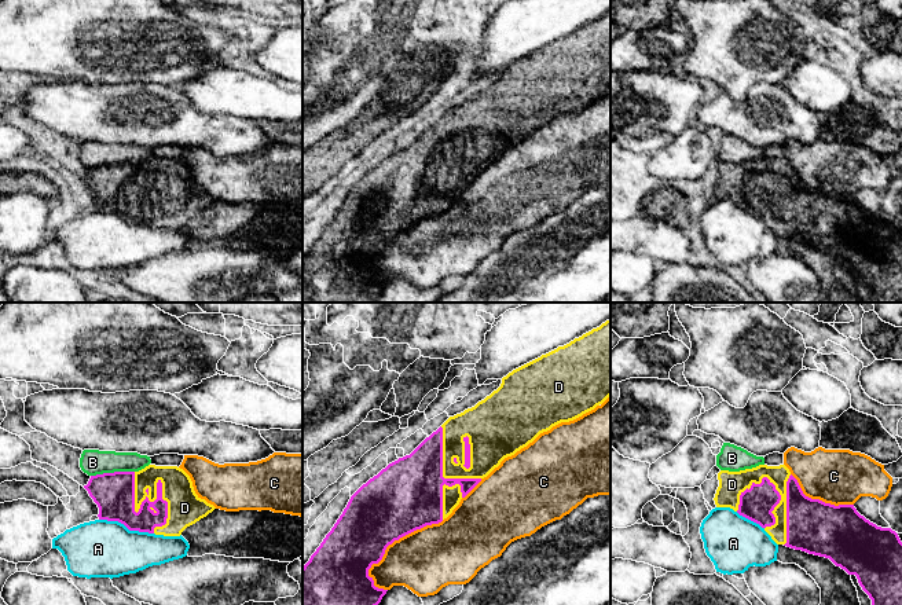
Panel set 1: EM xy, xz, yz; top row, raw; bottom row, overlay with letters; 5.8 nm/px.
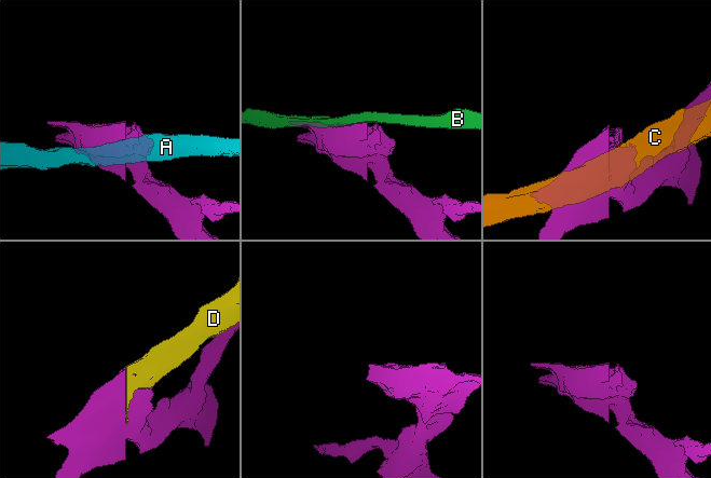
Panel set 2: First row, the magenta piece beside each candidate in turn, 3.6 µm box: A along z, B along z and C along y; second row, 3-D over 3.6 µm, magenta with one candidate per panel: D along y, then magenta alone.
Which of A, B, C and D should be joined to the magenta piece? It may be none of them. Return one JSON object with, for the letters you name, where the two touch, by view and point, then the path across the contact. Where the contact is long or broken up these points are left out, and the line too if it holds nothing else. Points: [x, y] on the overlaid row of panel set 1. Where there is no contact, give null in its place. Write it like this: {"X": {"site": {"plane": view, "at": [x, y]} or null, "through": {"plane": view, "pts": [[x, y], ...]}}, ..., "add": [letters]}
{"D": {"site": {"plane": "xy", "at": [157, 492]}}, "add": ["D"]}

